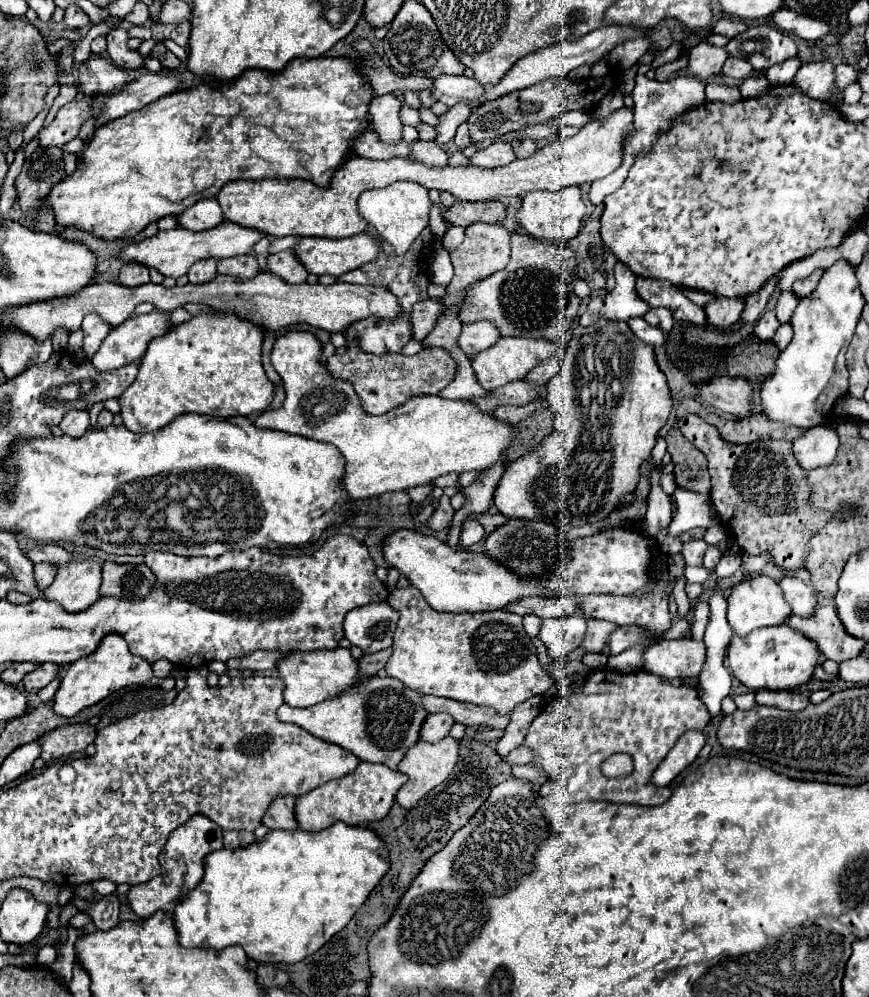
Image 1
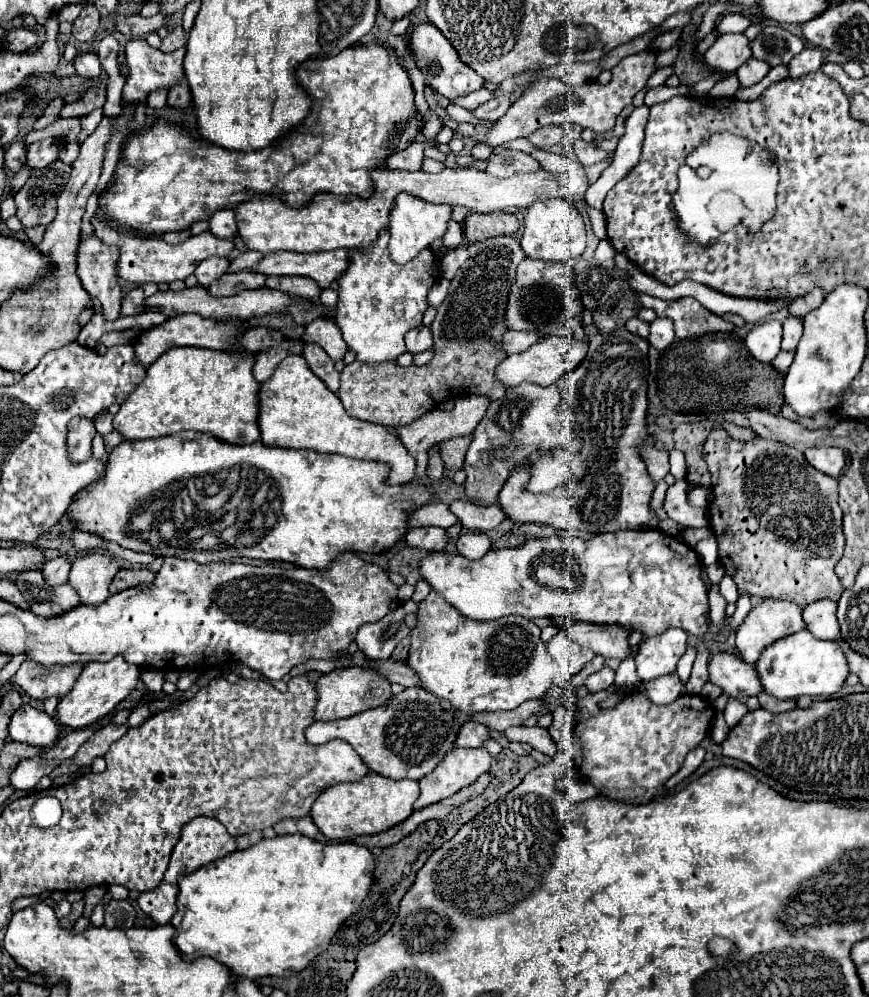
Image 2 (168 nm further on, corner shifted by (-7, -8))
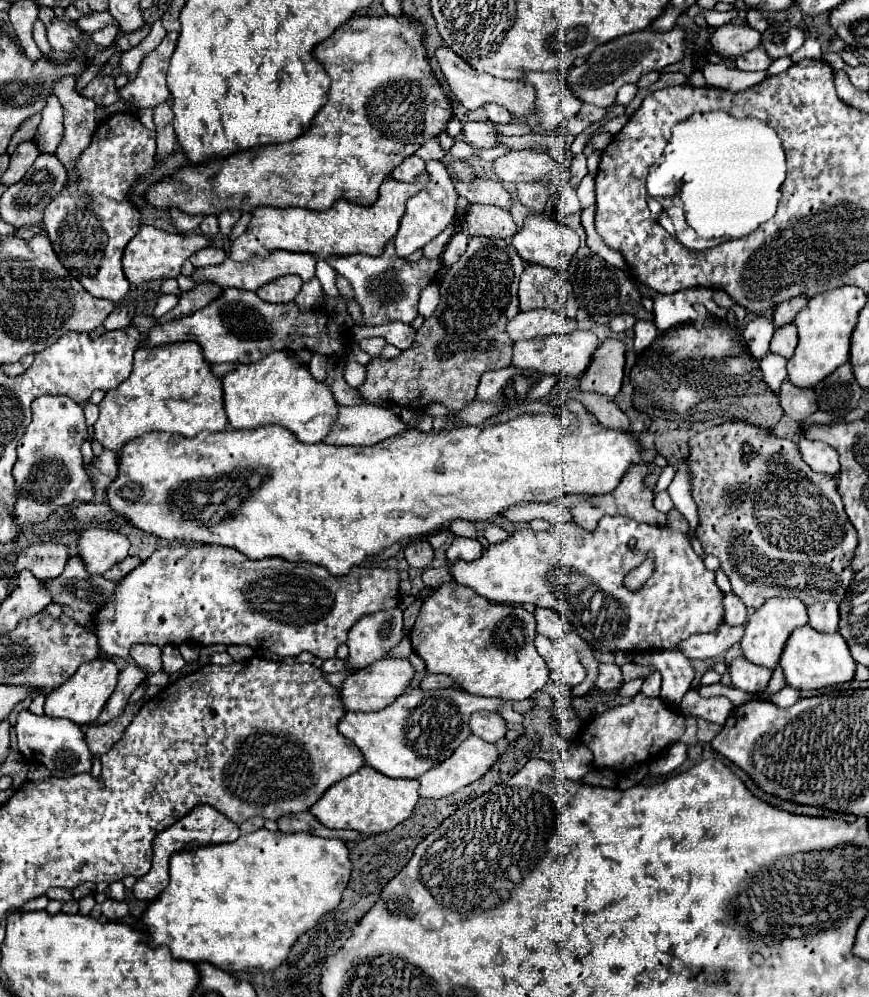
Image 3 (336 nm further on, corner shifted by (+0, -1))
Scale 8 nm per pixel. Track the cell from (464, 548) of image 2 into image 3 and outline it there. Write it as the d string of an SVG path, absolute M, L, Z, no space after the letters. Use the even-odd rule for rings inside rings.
M455 537L455 541L447 549L447 563L453 565L455 561L475 561L483 553L483 547L477 539Z

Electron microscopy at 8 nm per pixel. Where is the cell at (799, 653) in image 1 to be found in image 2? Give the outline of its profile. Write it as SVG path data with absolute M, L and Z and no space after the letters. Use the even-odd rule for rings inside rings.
M808 630L790 634L776 640L770 648L762 650L762 656L754 662L758 678L766 694L784 698L800 696L830 696L838 692L848 676L848 662L836 640L818 640Z

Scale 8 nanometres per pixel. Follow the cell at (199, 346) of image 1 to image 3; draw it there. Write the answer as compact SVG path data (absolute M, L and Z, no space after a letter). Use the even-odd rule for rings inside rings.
M197 343L139 347L135 351L133 373L119 387L105 393L99 409L101 415L93 425L93 439L115 453L119 453L131 439L149 431L195 437L203 429L225 431L229 427L223 409L221 379L211 373Z

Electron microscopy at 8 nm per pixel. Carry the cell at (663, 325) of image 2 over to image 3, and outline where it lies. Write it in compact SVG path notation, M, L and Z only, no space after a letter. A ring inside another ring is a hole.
M637 321L635 323L635 341L633 351L641 351L651 345L651 341L657 337L657 327L653 321Z

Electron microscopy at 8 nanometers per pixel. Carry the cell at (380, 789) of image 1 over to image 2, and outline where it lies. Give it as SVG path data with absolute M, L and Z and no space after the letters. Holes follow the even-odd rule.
M368 772L360 782L338 784L318 796L312 806L312 820L328 840L348 840L352 836L378 834L404 822L412 814L412 804L418 798L416 780L392 780Z

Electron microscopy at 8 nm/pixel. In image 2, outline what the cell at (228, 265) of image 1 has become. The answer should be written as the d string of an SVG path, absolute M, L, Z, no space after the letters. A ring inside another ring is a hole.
M246 268L246 270L240 270L240 272L226 272L218 280L214 280L214 284L210 284L208 292L212 296L234 296L242 290L262 288L264 282L266 282L266 276Z

